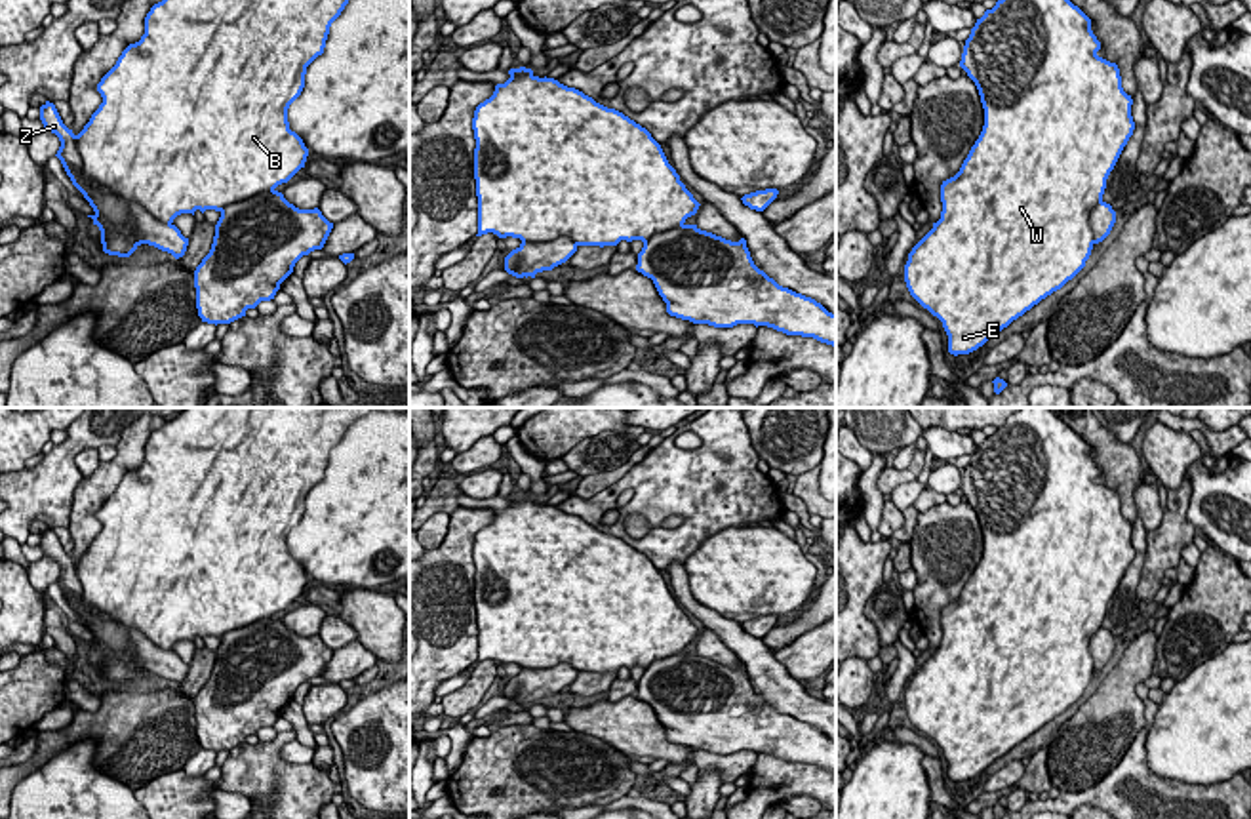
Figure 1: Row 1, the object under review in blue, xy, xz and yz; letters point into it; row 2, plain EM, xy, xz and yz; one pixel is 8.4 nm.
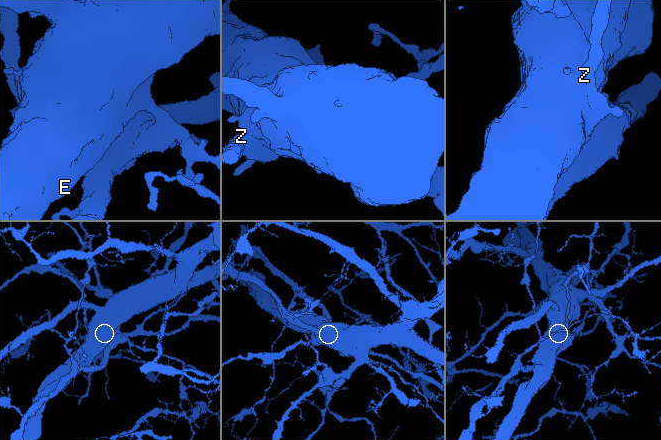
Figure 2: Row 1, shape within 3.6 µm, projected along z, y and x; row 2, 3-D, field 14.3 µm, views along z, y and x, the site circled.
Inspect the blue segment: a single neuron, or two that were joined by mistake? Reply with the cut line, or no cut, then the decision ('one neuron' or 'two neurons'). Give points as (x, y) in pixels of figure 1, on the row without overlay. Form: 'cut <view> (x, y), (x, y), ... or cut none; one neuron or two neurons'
cut xy (128, 629), (141, 631), (155, 644), (170, 652); two neurons

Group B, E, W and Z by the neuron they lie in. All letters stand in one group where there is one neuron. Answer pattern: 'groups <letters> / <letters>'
groups B E W / Z

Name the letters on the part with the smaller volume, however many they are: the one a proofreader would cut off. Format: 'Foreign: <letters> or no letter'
Foreign: Z

